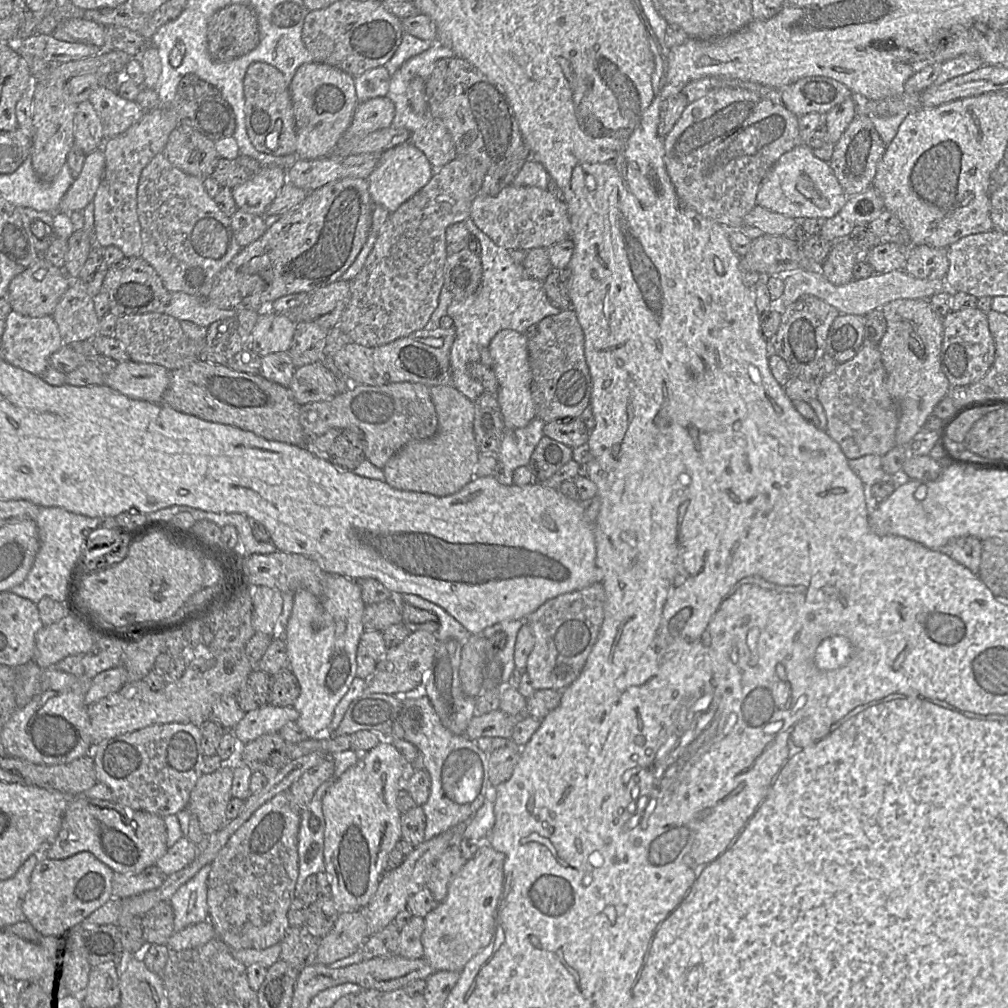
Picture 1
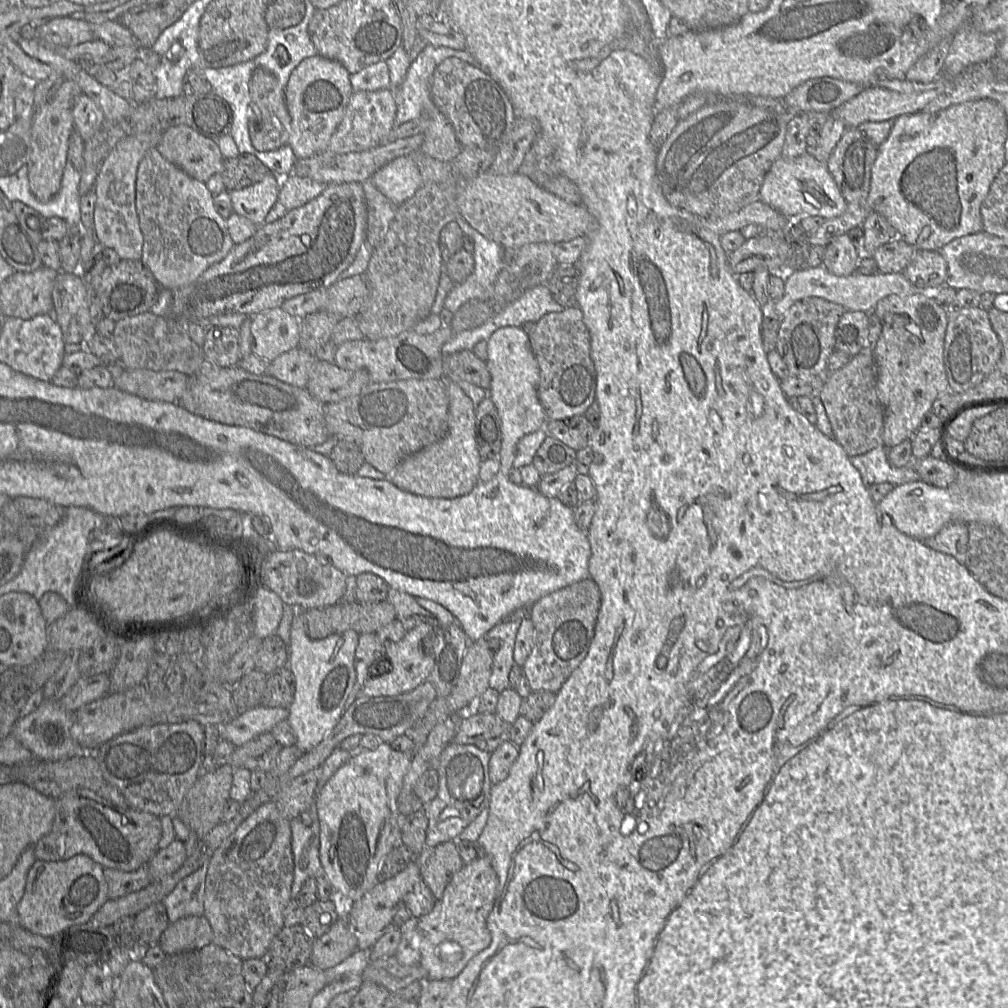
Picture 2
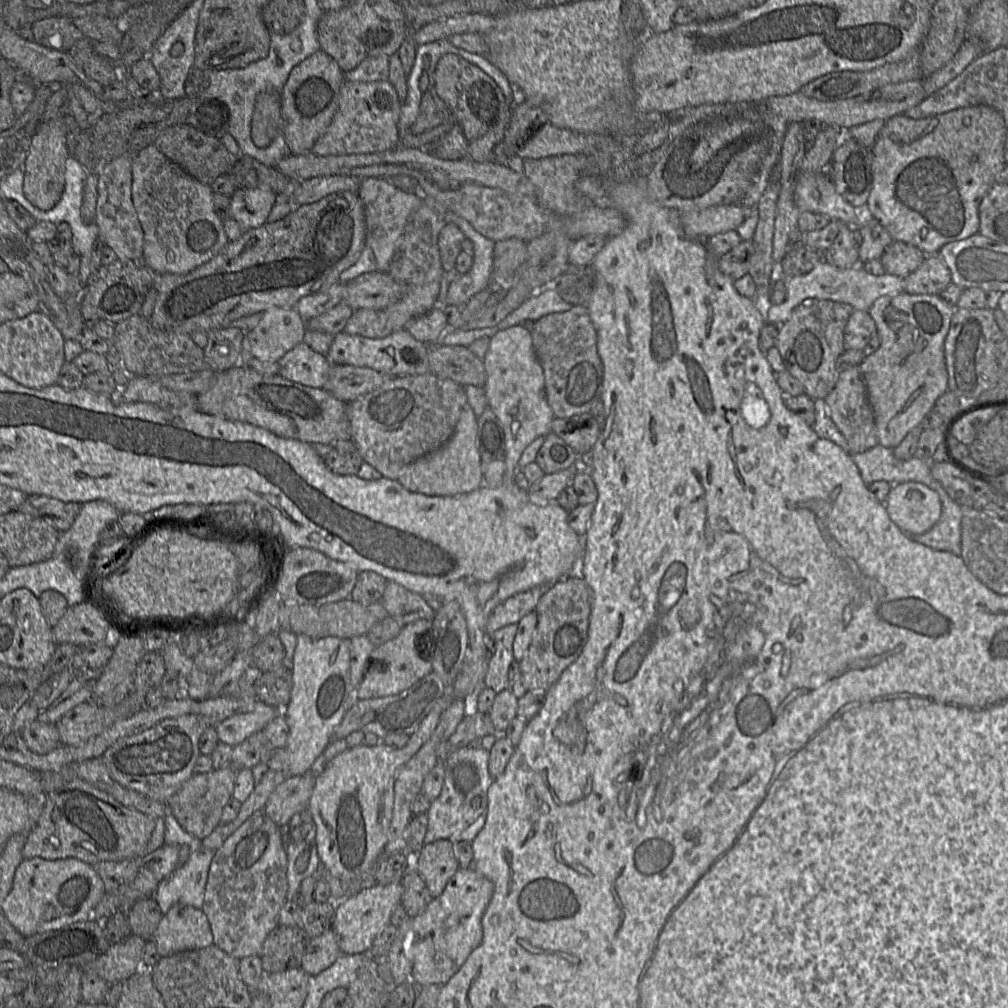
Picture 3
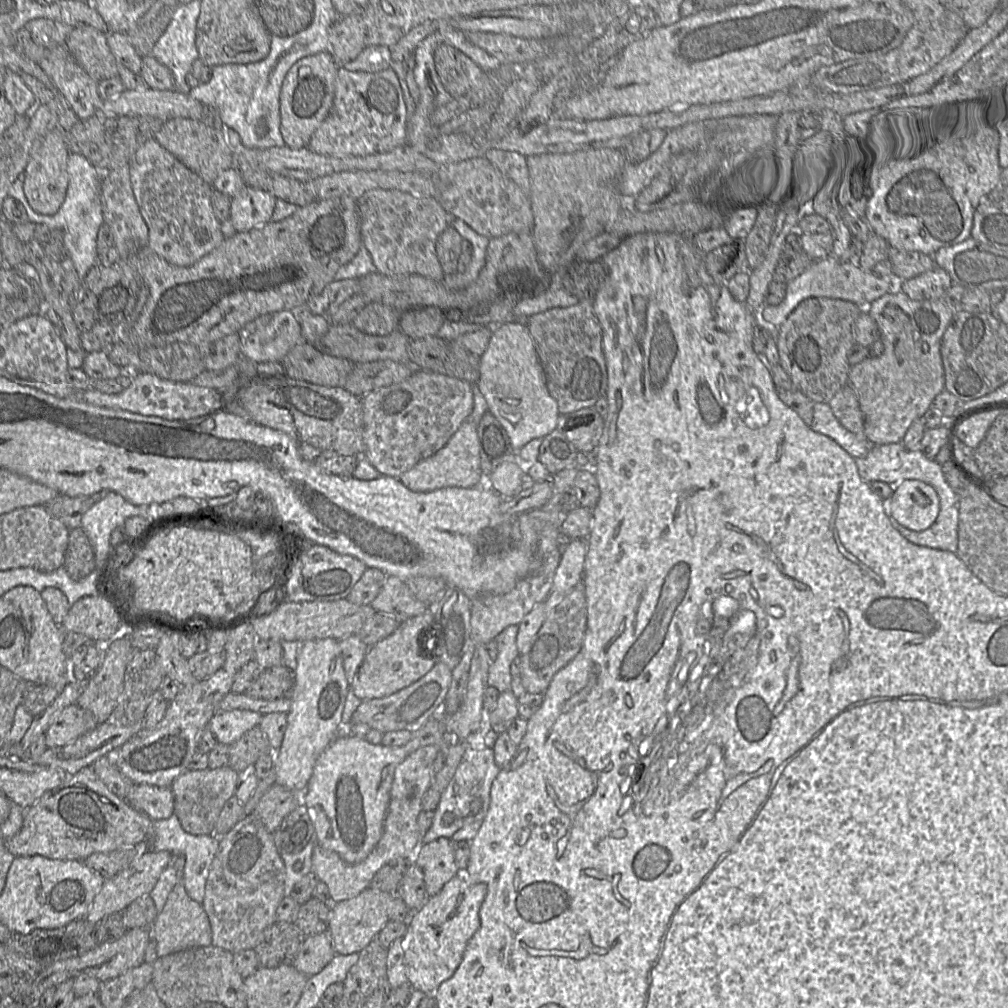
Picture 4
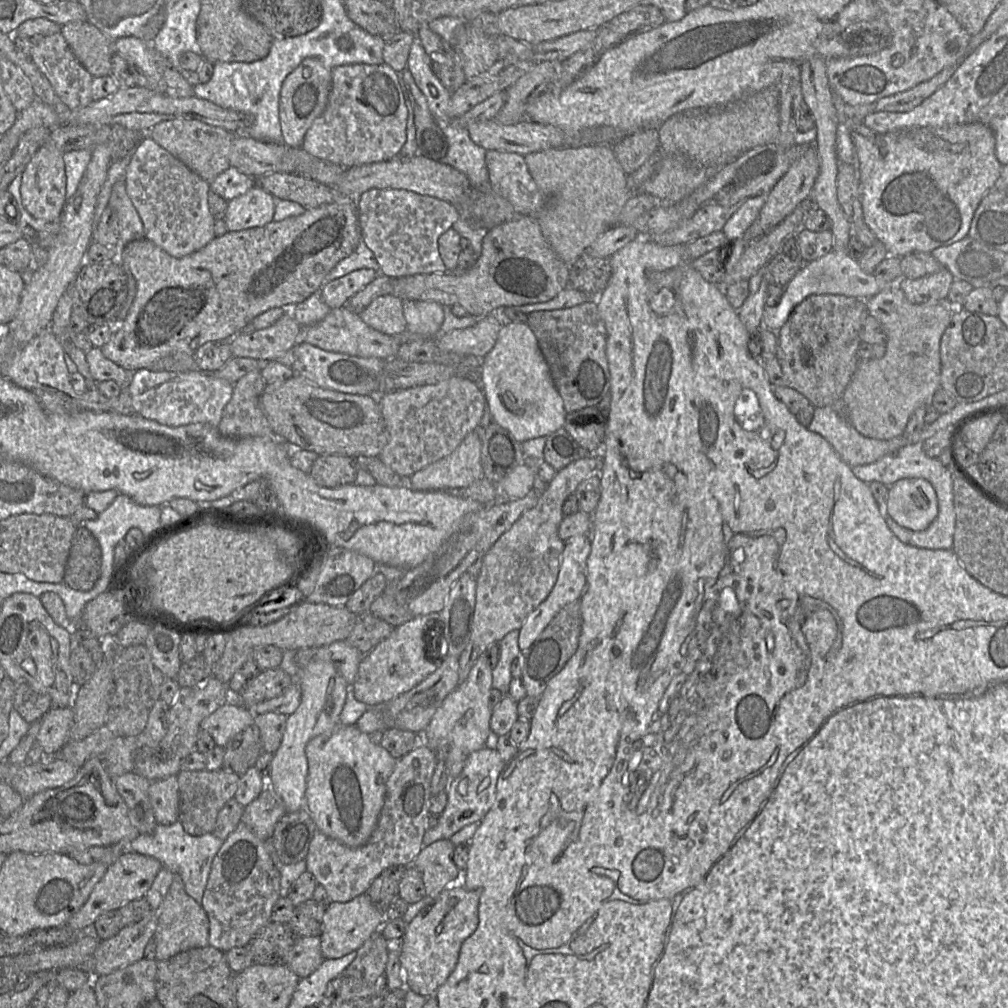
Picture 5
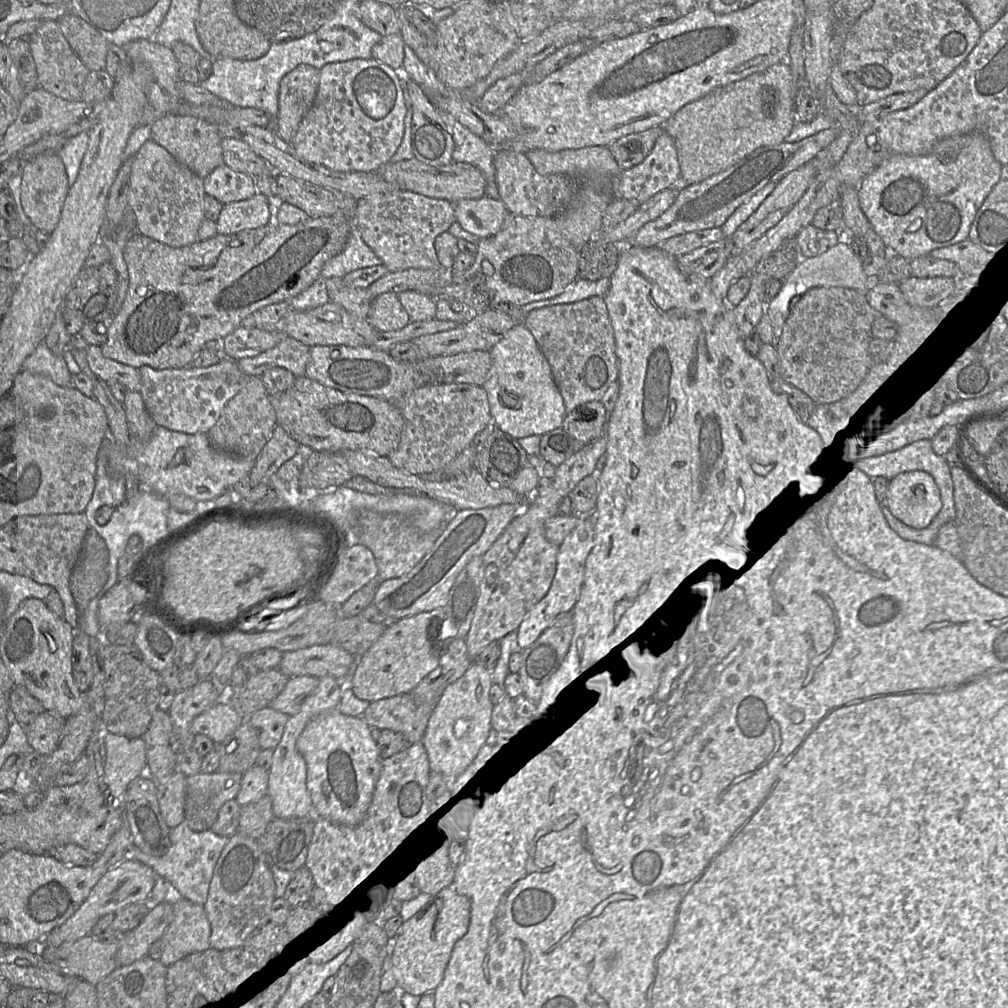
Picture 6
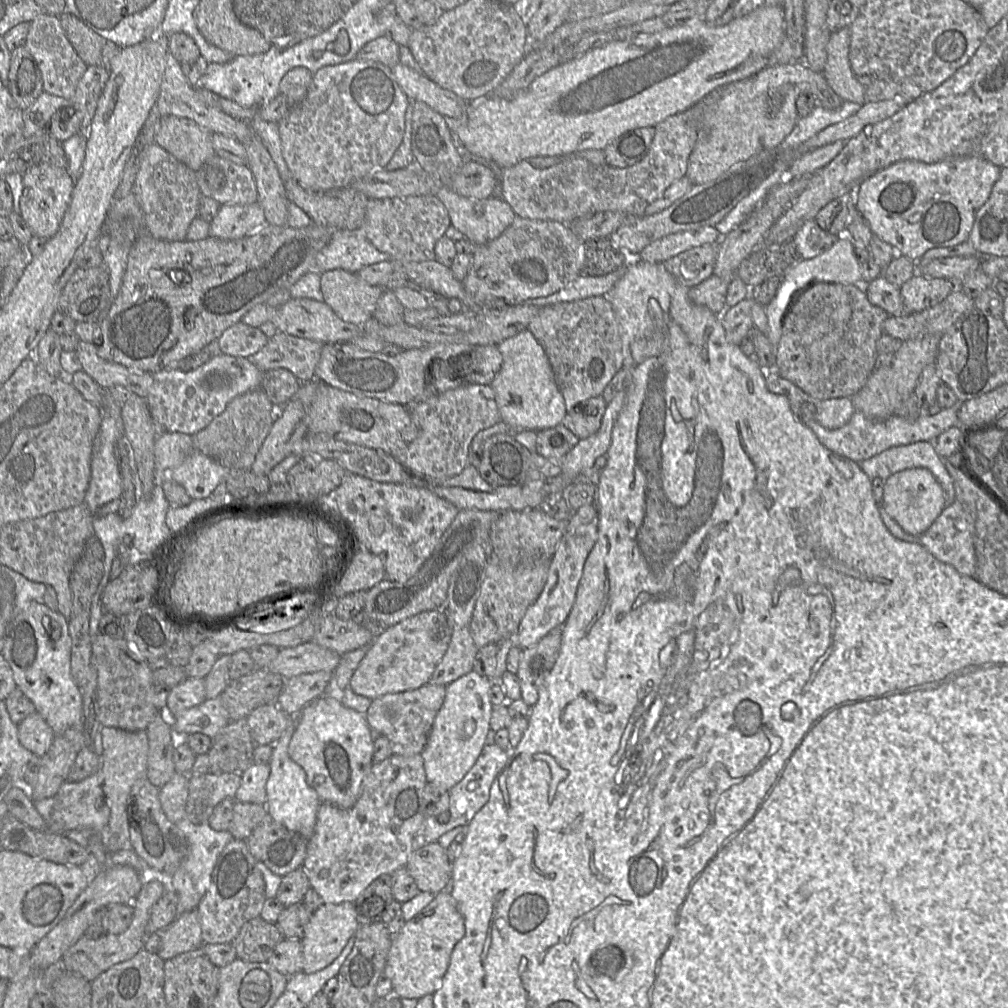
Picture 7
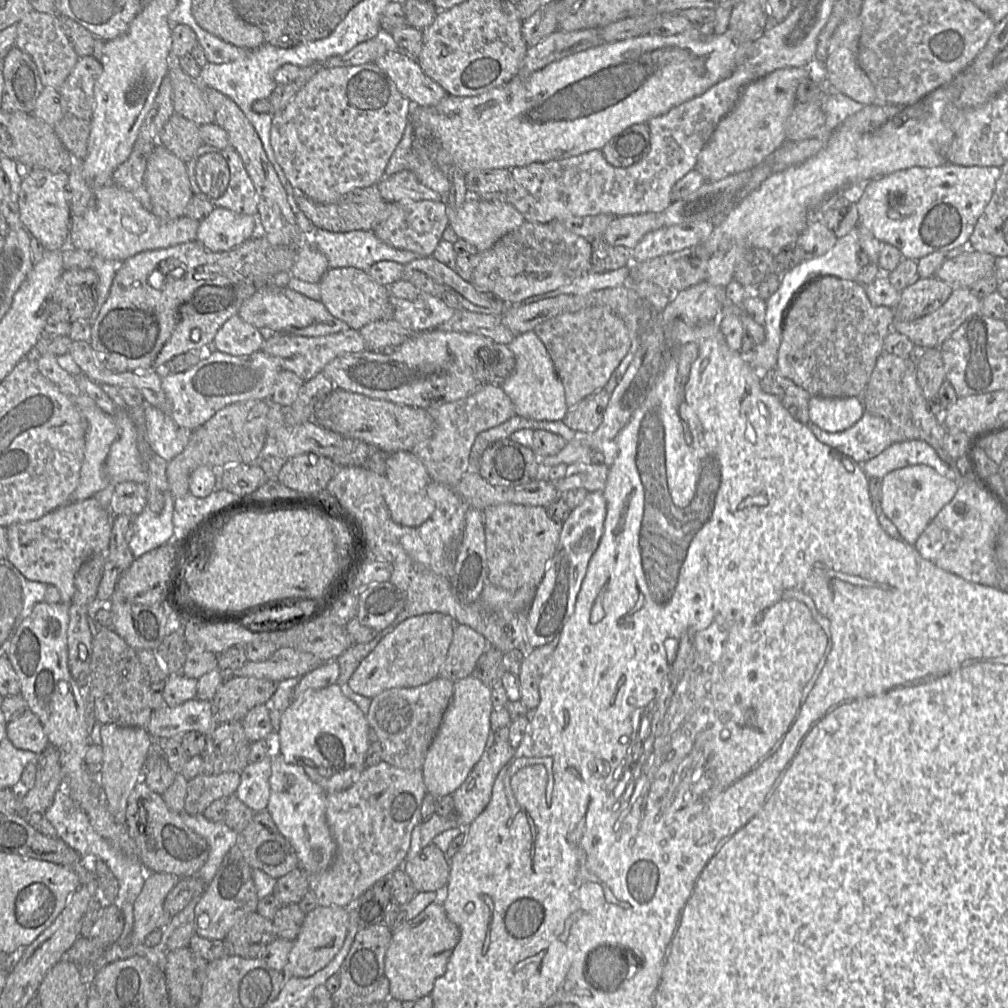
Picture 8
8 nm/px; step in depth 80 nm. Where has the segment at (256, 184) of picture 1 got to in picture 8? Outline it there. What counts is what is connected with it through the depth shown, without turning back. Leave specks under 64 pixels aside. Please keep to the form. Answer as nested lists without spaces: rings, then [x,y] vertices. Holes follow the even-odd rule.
[[[215,207],[210,215],[200,222],[196,240],[210,251],[224,252],[253,237],[258,229],[259,223],[256,215],[238,214],[226,208]]]

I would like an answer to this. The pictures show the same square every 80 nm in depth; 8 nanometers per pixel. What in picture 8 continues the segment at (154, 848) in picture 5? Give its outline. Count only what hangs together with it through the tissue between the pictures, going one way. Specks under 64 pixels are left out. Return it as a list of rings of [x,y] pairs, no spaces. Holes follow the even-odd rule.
[[[182,813],[183,822],[195,833],[199,834],[209,845],[209,855],[197,876],[206,886],[211,882],[223,858],[236,844],[238,833],[223,822],[211,822],[203,814],[189,815]]]

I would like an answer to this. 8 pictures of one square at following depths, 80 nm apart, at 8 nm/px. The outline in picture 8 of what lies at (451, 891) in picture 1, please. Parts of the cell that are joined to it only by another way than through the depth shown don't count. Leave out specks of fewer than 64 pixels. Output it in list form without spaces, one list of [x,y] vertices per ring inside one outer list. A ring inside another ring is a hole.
[[[434,901],[415,918],[408,919],[400,929],[392,933],[391,943],[386,952],[384,976],[389,980],[389,998],[400,1002],[417,1001],[430,995],[435,981],[444,975],[449,957],[459,938],[460,930],[448,919],[441,901]]]

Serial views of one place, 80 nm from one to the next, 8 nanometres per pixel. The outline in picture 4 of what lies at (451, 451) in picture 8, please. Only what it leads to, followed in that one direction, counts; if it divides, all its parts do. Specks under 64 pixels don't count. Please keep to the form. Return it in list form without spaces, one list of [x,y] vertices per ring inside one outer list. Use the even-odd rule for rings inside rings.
[[[416,370],[410,377],[408,377],[402,382],[390,385],[388,387],[380,388],[378,390],[368,393],[361,398],[364,421],[363,440],[365,445],[365,450],[362,457],[365,458],[376,470],[378,470],[381,475],[395,478],[399,478],[403,473],[409,471],[420,461],[432,457],[448,443],[448,441],[458,430],[460,425],[470,416],[473,410],[473,385],[477,384],[470,384],[461,379],[448,377],[425,370]]]

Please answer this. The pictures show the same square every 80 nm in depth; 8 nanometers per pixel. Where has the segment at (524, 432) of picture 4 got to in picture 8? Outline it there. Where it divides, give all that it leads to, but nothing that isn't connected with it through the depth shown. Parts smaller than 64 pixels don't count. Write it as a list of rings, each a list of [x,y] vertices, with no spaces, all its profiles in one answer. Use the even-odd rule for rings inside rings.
[[[534,331],[517,335],[508,348],[515,357],[515,368],[501,387],[511,399],[515,414],[533,420],[558,421],[567,413],[564,387],[553,361],[540,338]]]

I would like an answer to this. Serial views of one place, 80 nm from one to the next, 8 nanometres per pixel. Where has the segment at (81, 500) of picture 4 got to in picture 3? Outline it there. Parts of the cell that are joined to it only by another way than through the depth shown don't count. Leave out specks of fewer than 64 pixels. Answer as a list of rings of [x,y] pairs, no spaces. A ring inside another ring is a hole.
[[[30,495],[15,511],[43,519],[59,532],[64,532],[72,526],[82,504],[63,502],[45,495]]]

